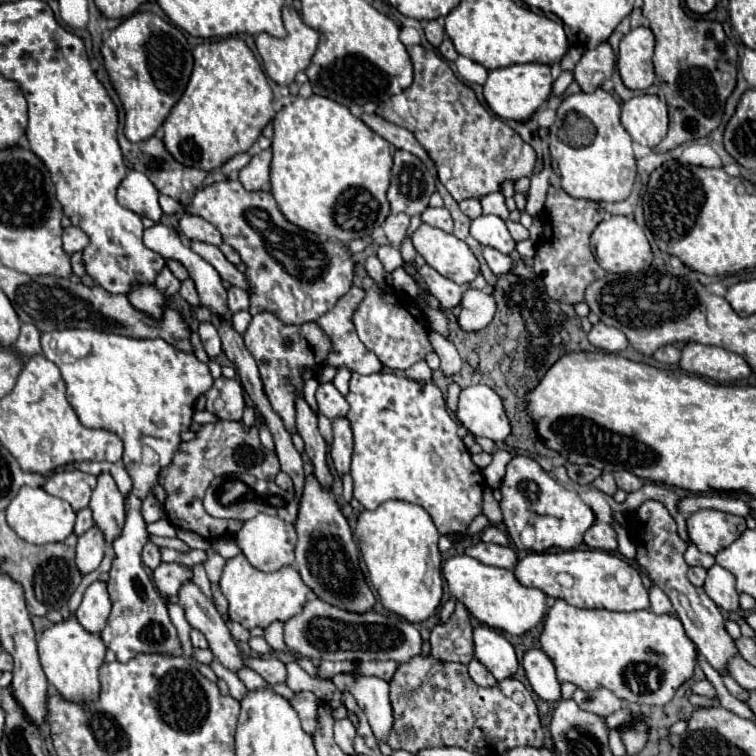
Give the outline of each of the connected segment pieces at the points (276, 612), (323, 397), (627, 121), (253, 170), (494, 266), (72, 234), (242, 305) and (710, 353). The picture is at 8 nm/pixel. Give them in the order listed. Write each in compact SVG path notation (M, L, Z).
M244 555L228 559L220 577L220 589L228 599L230 619L240 623L246 629L252 627L268 627L272 621L288 621L298 615L306 603L306 595L310 589L300 579L298 571L292 567L282 567L274 573L264 573L254 569Z
M320 383L318 391L316 391L316 401L318 401L320 413L330 419L344 417L348 413L348 401L334 387L334 383Z
M636 95L622 103L622 125L636 143L656 147L668 131L666 103L658 95Z
M260 151L250 159L250 163L240 169L240 183L246 191L260 191L264 183L270 179L270 161L272 151Z
M484 247L484 259L486 259L486 263L490 265L490 269L492 269L496 275L504 275L504 273L508 273L510 267L512 267L510 257L504 255L504 253L500 253L500 251L496 251L496 249L492 249L492 247Z
M70 225L68 229L64 229L62 241L64 241L64 251L66 251L66 253L84 251L84 249L88 247L88 243L90 243L88 235L86 235L80 227L74 227L74 225Z
M230 287L228 289L228 309L232 313L236 313L240 309L248 309L248 293L240 287Z
M702 343L684 345L680 367L688 373L698 373L714 381L738 381L752 373L750 365L738 353Z

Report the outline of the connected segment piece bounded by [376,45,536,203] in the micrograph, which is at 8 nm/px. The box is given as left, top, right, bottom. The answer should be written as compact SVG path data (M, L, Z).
M422 45L408 47L408 55L414 63L414 83L400 95L380 103L376 113L416 137L454 201L482 199L488 193L500 191L504 181L518 181L520 177L532 175L536 167L532 145L522 141L498 115L480 105L476 93L456 79L444 59Z

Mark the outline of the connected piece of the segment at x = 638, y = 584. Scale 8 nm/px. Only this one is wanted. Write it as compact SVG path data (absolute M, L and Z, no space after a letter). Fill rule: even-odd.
M574 549L574 551L556 551L556 553L528 553L522 561L518 561L514 575L522 585L536 587L546 595L564 599L574 607L608 609L608 611L650 609L648 589L642 583L640 571L630 563L626 563L622 557L608 551ZM562 571L574 577L574 587L566 589L556 581L556 575Z

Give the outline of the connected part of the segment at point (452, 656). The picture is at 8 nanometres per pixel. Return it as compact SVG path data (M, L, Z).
M460 601L456 603L454 615L444 625L436 625L432 629L430 647L430 655L438 661L456 661L468 665L474 657L470 613Z

